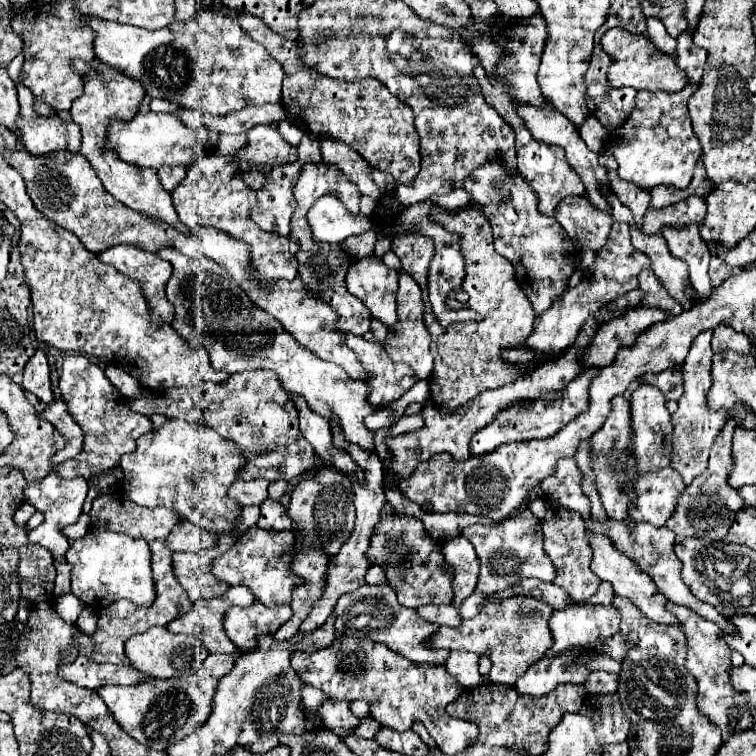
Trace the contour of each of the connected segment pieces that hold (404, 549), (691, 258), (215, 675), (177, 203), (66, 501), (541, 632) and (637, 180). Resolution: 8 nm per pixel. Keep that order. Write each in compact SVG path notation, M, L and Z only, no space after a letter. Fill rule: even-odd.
M386 504L384 512L382 512L382 522L378 524L376 534L370 540L368 558L372 560L372 564L384 564L386 566L388 582L396 590L398 602L402 606L418 608L424 604L452 604L452 600L454 600L452 576L440 568L440 564L444 562L442 546L426 534L424 524L418 518L394 516L390 504ZM406 554L412 558L410 570L400 568L400 560Z
M664 226L662 236L666 238L670 252L688 264L692 286L696 288L698 296L706 300L712 294L708 278L710 250L706 242L700 238L698 226L686 226L684 230L672 230L672 226Z
M208 656L200 670L188 678L150 680L138 686L104 686L98 690L108 706L108 714L116 724L140 744L152 750L166 750L172 742L178 742L192 734L200 724L208 720L212 710L212 696L218 680L234 666L234 656Z
M204 156L194 166L188 168L186 178L174 188L172 200L180 220L196 232L200 226L212 226L224 230L228 236L242 240L250 246L250 272L258 284L268 284L272 280L294 280L298 274L298 262L288 250L288 238L280 234L268 234L260 230L250 218L248 210L254 206L256 196L248 186L242 186L238 172L238 160L234 156Z
M50 472L44 480L38 480L38 482L32 482L30 486L26 486L24 490L24 496L26 500L36 506L38 512L44 514L44 522L30 530L28 534L28 540L32 544L40 544L44 548L50 550L52 558L56 562L64 562L64 554L68 550L68 538L62 534L62 528L68 526L68 524L74 524L78 520L78 516L82 514L82 504L84 504L84 498L86 498L86 492L88 492L88 482L84 478L74 478L74 480L64 480L60 478L56 472Z
M526 596L490 602L476 618L462 620L458 628L440 626L436 634L428 640L428 646L436 646L438 650L466 650L478 656L488 656L492 660L492 670L488 674L490 682L514 686L516 678L526 672L528 664L540 660L544 652L552 646L552 634L548 628L552 612L554 610L546 602Z
M688 84L682 92L644 92L636 94L636 104L640 104L632 116L618 128L614 156L618 160L618 176L622 180L634 182L640 188L654 188L658 184L668 184L676 188L686 188L692 180L694 166L702 154L702 146L692 130L688 118L688 98L696 92L698 84Z

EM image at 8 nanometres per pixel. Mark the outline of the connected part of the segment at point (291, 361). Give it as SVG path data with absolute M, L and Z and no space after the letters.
M162 248L156 254L168 260L174 268L166 286L166 296L176 308L172 328L188 340L192 348L204 346L214 370L234 374L266 368L278 376L288 392L304 396L314 412L328 420L338 420L348 442L368 450L374 448L374 434L364 426L362 418L372 414L376 408L366 402L368 386L362 380L352 380L344 370L340 370L340 366L324 362L316 354L302 350L284 326L268 312L260 310L260 306L240 290L236 280L232 280L220 264L204 256L188 258L176 248Z

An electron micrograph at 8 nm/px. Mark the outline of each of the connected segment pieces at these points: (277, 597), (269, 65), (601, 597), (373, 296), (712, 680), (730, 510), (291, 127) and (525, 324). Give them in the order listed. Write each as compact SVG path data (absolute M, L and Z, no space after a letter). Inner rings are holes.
M258 526L248 528L236 544L224 552L224 556L216 558L212 564L212 574L226 582L228 586L248 586L254 598L266 606L282 606L290 604L292 588L300 584L300 578L292 578L288 574L288 566L294 558L295 539L291 530L264 530Z
M200 10L192 22L172 22L160 30L144 30L128 24L88 18L88 26L96 30L96 56L142 82L152 98L166 98L182 108L198 108L210 114L228 114L248 104L280 102L284 70L264 46L248 38L232 16L220 16ZM218 90L234 90L218 94ZM276 94L276 96L274 96Z
M602 582L596 590L596 594L592 594L592 598L588 600L588 604L610 604L614 596L612 586L608 586L608 582Z
M378 256L360 258L350 264L346 276L348 292L360 298L372 318L380 320L384 326L394 326L398 322L396 314L396 292L398 292L398 270L388 268Z
M668 602L668 610L672 614L676 614L682 630L686 634L686 668L696 678L696 684L698 684L696 704L722 730L722 740L726 742L732 736L728 732L730 710L734 706L744 706L744 700L746 700L744 694L732 690L730 680L728 680L730 678L730 668L732 668L732 664L730 664L730 648L720 638L720 628L714 622L708 622L706 618L698 616L696 612L692 612L692 610L684 608L684 606L672 604L672 602Z
M728 418L722 432L712 444L710 450L710 464L708 470L694 478L690 486L682 492L678 498L678 506L668 520L668 528L674 528L676 540L688 538L688 536L710 536L710 538L724 538L732 526L734 514L744 506L744 500L738 496L738 490L728 486L728 474L732 472L732 434L738 424Z
M287 118L279 122L277 130L281 136L293 146L297 146L304 136L304 132L295 124L292 124Z
M434 204L432 208L432 218L440 224L446 226L446 230L452 230L452 232L458 232L462 236L462 250L464 250L464 258L466 258L466 278L464 278L464 284L462 288L470 294L470 308L478 314L484 316L484 321L476 324L458 324L448 327L448 330L444 328L438 328L432 332L432 352L434 352L434 372L432 372L432 378L430 378L430 396L432 400L436 402L434 406L440 408L442 412L454 412L458 406L470 402L472 398L476 398L480 392L484 390L490 390L490 388L500 388L508 382L514 382L516 378L532 372L538 364L534 366L528 366L528 368L520 368L520 366L514 366L514 364L508 364L502 360L500 352L506 350L506 348L516 348L520 344L524 344L524 340L528 338L528 334L532 332L532 324L534 324L534 314L532 314L532 304L528 302L528 296L520 290L518 282L516 282L516 274L512 270L512 264L500 256L496 250L494 250L494 238L492 238L492 228L490 228L490 222L482 216L480 208L478 206L468 206L464 210L460 210L460 214L452 214L450 210L446 208L440 208Z

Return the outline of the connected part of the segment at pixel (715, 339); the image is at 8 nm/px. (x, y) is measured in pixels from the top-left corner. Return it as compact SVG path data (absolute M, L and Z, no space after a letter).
M720 324L714 328L712 336L712 350L722 352L722 350L736 350L740 354L748 354L752 348L752 342L748 342L748 334L740 334L726 324Z

